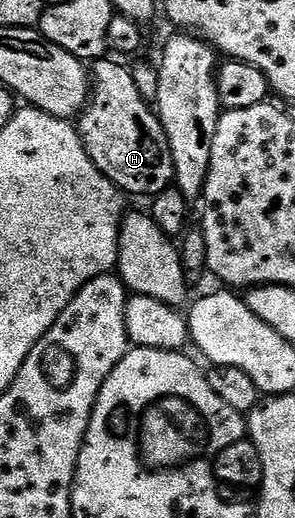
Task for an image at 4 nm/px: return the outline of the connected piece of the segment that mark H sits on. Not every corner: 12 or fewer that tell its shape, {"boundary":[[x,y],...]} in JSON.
{"boundary":[[94,61],[79,137],[131,196],[175,178],[158,111],[128,65]]}

